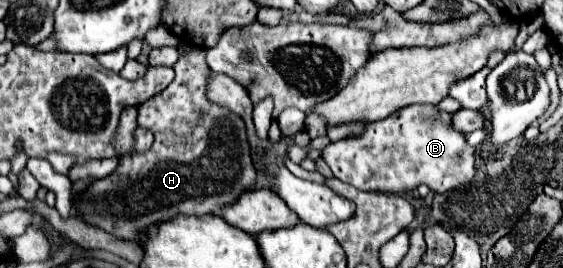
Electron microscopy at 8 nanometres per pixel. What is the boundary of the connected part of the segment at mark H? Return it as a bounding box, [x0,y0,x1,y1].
[76,48,256,240]

